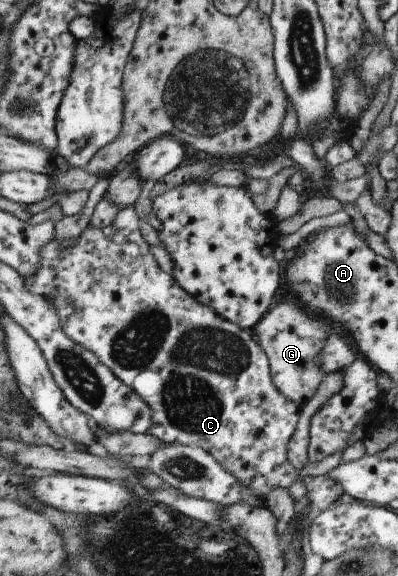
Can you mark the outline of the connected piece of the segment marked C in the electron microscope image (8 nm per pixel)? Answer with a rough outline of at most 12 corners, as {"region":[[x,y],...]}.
{"region":[[134,206],[23,279],[258,498],[300,406],[249,330],[160,270]]}

